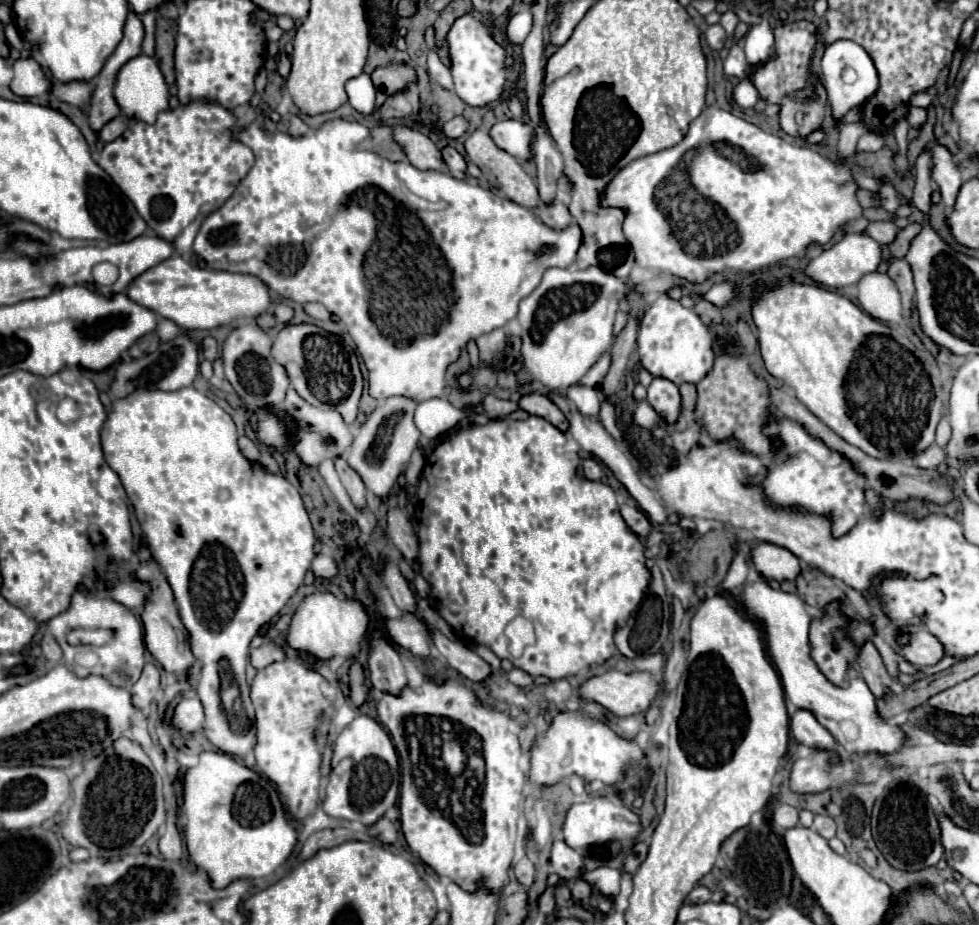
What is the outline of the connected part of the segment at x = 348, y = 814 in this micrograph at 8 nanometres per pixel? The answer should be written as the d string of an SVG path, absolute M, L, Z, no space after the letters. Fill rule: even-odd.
M357 716L335 740L333 770L329 776L327 798L323 810L329 816L355 820L365 826L377 822L399 794L399 763L397 752L387 732L371 716Z

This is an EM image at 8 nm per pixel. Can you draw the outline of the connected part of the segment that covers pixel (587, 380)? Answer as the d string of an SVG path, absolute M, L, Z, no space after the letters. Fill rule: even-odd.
M607 352L605 356L601 356L601 360L599 360L577 384L581 384L581 386L591 386L591 388L597 386L597 384L605 378L609 366L611 366L611 356L609 356L609 352Z

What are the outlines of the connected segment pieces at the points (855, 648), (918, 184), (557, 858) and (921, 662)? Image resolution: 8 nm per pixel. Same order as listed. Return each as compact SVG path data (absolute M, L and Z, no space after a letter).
M829 602L823 610L821 616L815 616L811 620L811 630L809 630L809 644L811 644L811 656L821 674L831 682L831 684L845 684L845 676L851 666L857 664L859 648L869 642L875 636L875 626L869 624L863 618L849 618L841 612L841 602Z
M929 146L917 157L917 176L915 176L915 192L913 192L913 206L917 206L925 218L931 206L931 178L929 178L929 160L931 160L931 150Z
M555 840L551 850L551 866L559 878L571 882L583 874L583 856L569 848L563 840Z
M919 628L911 634L911 642L899 648L899 654L903 654L917 668L925 668L935 666L945 656L945 648L929 630Z

